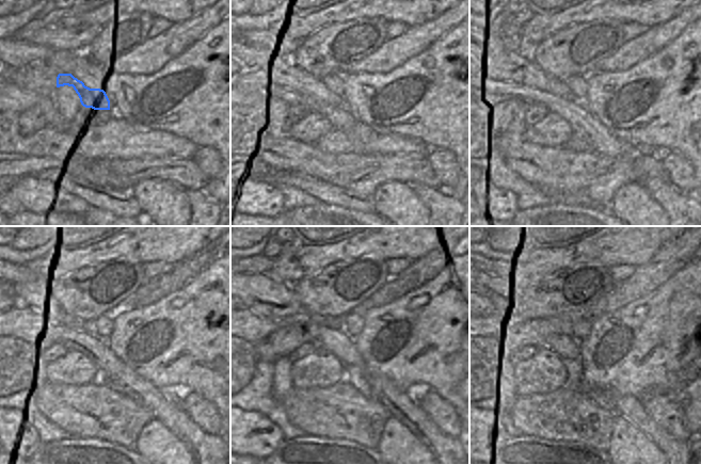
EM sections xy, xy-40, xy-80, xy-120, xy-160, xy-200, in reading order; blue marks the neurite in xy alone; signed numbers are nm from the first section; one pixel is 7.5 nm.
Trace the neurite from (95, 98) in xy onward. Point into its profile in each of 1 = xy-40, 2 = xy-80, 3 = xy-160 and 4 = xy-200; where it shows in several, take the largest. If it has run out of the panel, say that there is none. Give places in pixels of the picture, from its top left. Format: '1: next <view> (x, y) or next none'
1: next xy-40 (284, 70)
2: next xy-80 (520, 67)
3: next xy-160 (271, 298)
4: next xy-200 (509, 294)

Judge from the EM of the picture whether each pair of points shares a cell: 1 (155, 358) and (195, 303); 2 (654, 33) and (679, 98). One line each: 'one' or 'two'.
1: one
2: two

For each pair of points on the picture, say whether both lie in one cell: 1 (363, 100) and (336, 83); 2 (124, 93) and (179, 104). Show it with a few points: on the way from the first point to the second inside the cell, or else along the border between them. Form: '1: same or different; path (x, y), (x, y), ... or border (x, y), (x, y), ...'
1: different; border (344, 75), (344, 94), (341, 96)
2: same; path (138, 101), (140, 104), (165, 105)

